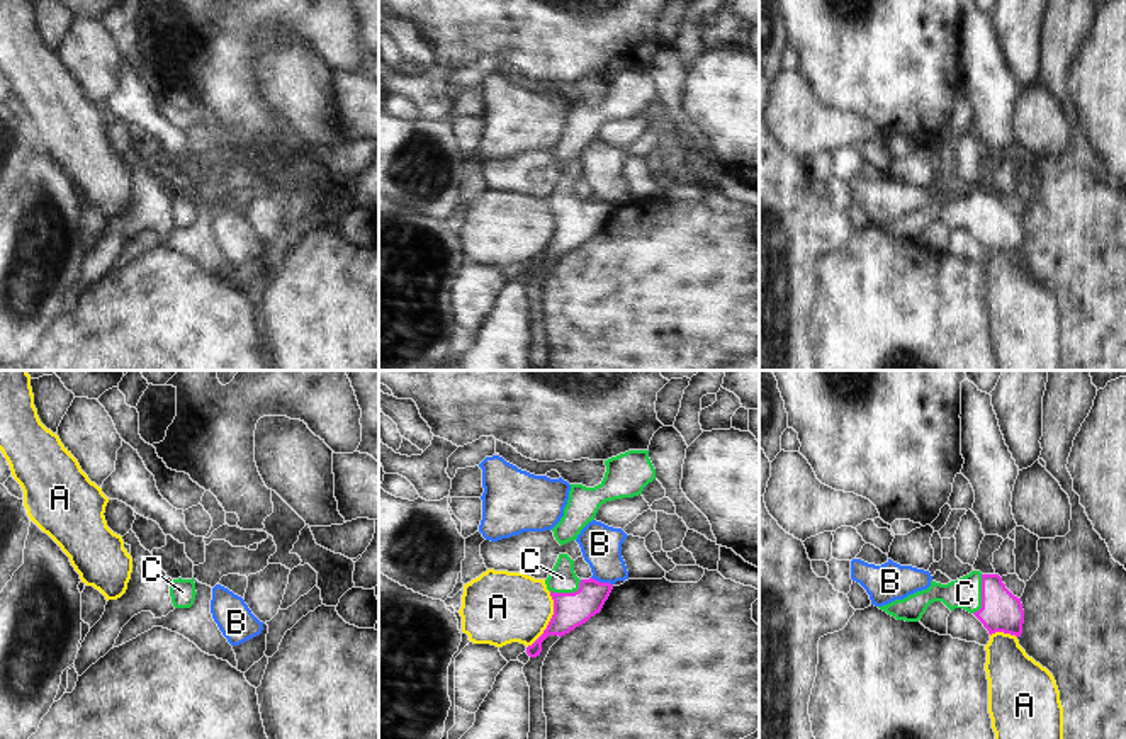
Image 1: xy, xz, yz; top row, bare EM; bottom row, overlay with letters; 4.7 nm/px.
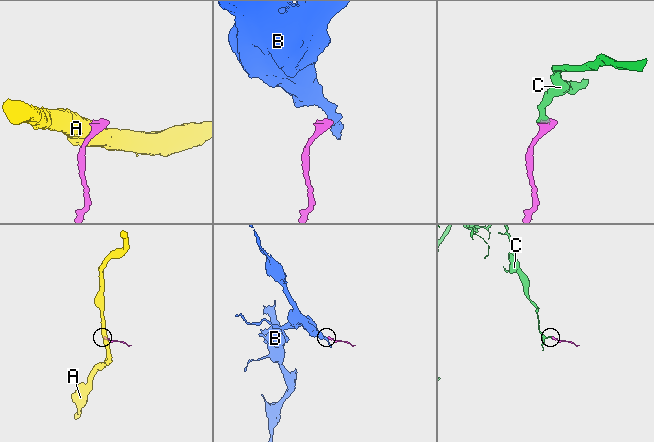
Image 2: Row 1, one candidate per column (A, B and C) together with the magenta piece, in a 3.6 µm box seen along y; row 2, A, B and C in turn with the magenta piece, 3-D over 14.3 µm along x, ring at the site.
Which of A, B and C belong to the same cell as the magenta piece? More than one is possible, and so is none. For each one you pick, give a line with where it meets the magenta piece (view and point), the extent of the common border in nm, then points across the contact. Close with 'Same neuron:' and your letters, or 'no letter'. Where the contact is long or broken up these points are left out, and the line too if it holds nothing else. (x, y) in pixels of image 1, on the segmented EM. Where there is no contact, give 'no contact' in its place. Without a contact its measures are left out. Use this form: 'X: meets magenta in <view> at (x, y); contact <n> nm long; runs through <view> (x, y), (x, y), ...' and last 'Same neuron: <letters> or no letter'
C: meets magenta in yz at (982, 595); contact 200 nm long; runs through yz (1001, 610), (982, 595), (965, 593)
Same neuron: C

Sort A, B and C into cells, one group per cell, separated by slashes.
A / B / C

